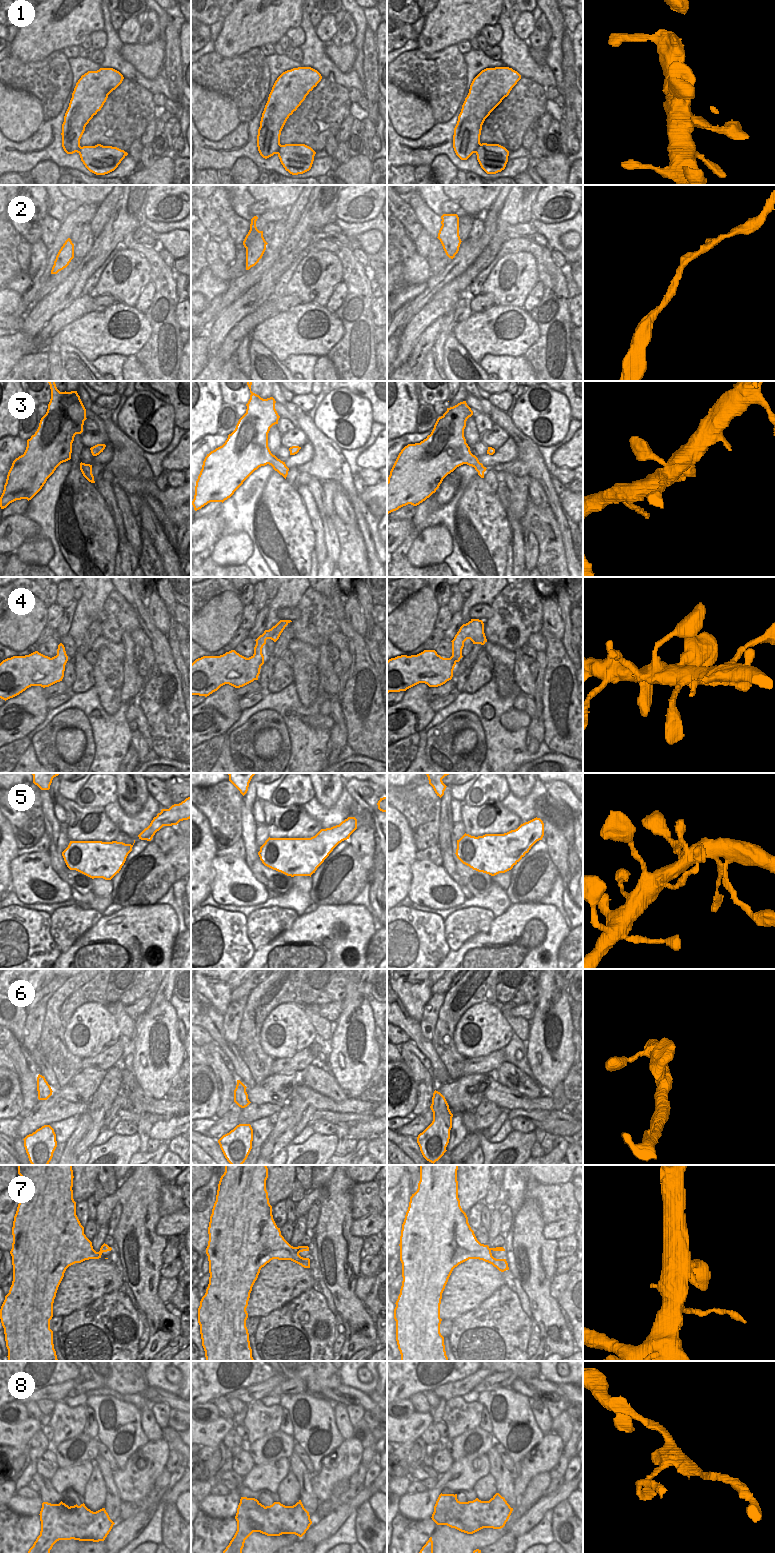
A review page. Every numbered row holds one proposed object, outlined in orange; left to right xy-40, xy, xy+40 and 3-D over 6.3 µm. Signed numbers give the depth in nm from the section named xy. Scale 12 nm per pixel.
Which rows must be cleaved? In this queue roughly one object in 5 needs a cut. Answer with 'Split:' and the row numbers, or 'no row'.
Split: 8.

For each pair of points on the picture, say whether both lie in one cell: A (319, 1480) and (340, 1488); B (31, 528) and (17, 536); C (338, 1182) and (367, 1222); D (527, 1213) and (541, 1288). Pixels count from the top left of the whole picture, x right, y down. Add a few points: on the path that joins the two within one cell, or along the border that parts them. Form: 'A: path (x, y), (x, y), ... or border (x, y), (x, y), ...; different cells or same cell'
A: border (348, 1479), (339, 1481), (329, 1498); different cells
B: path (28, 528), (25, 528), (20, 533); same cell
C: border (353, 1221), (350, 1232), (363, 1239); different cells
D: path (527, 1232), (529, 1246), (536, 1259), (536, 1269); same cell

